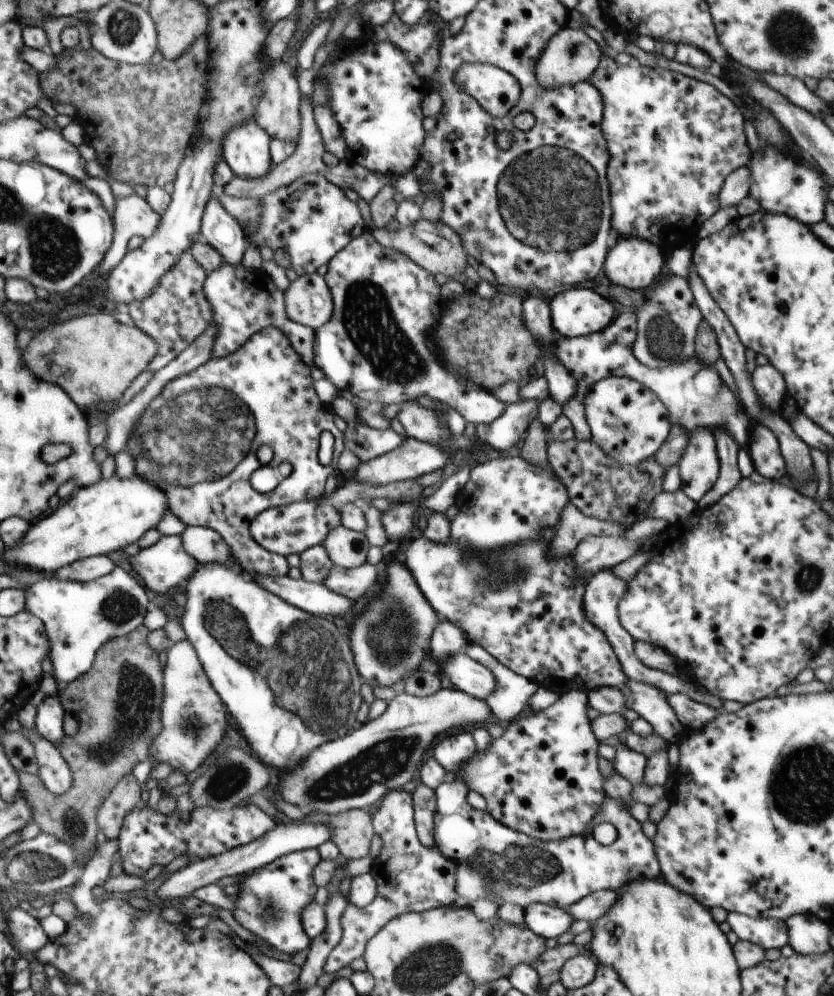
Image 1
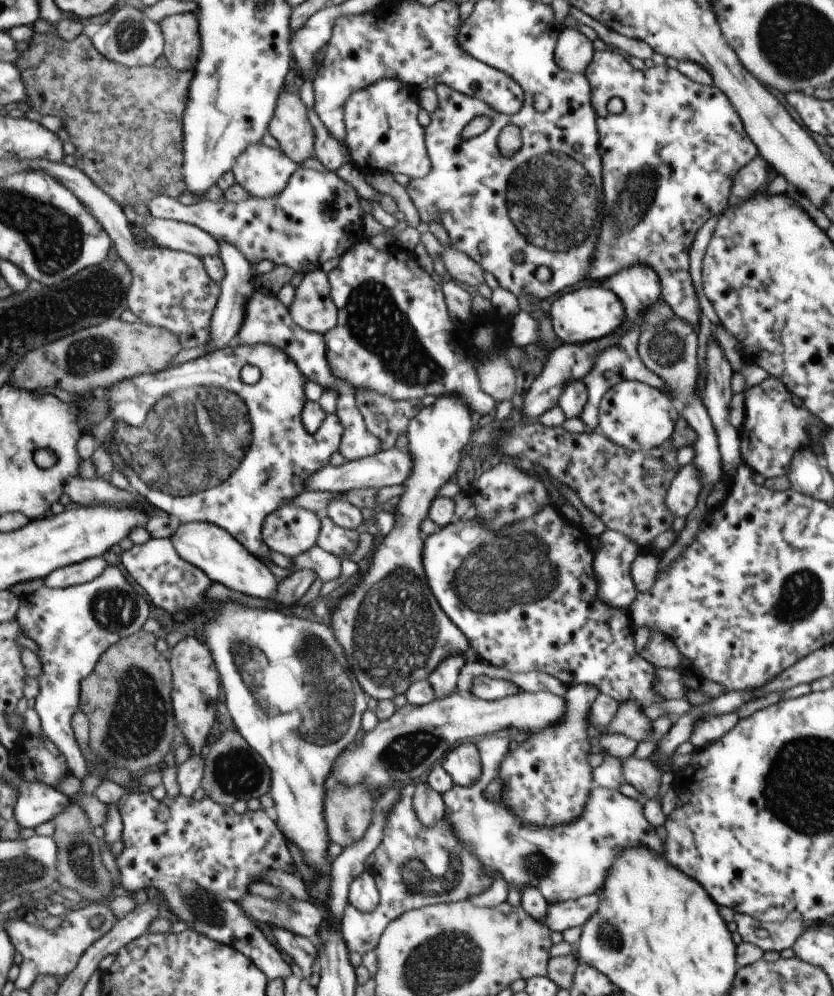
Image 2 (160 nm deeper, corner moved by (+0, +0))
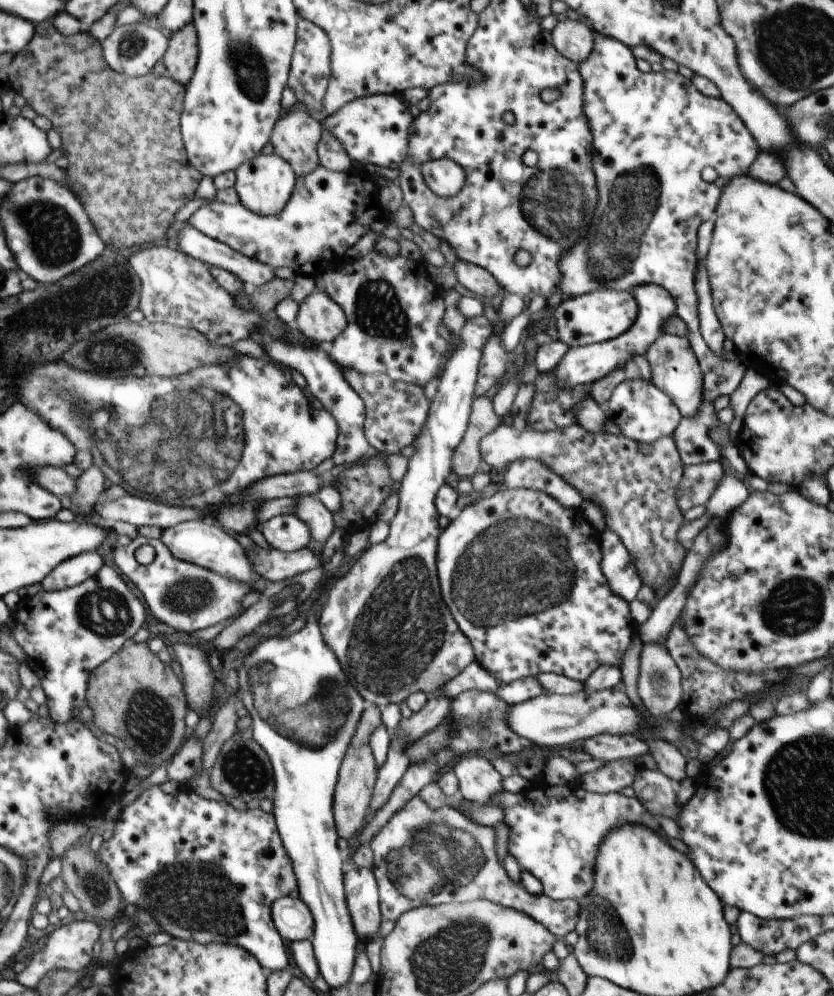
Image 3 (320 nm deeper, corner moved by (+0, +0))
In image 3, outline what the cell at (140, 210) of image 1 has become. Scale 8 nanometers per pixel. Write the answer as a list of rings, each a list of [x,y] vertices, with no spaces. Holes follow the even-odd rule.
[[[190,224],[180,228],[178,232],[176,240],[179,242],[180,250],[208,263],[210,267],[226,269],[251,289],[262,286],[276,277],[271,266],[251,259],[227,244],[202,234]]]

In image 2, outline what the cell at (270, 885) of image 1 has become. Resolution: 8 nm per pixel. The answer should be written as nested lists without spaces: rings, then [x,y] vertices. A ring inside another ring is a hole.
[[[270,924],[269,926],[281,950],[302,969],[305,979],[309,979],[318,963],[315,941],[294,934],[292,930],[286,930],[282,925]]]

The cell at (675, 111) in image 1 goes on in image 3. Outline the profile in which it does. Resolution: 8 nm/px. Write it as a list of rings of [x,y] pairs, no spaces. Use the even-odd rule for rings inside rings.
[[[596,35],[594,39],[592,52],[577,65],[583,80],[583,111],[593,136],[592,164],[599,190],[598,206],[594,210],[596,220],[590,222],[590,230],[584,232],[584,238],[574,244],[574,254],[572,248],[562,253],[557,290],[571,297],[579,297],[600,289],[631,292],[636,287],[655,284],[672,295],[677,316],[686,323],[687,339],[703,370],[704,381],[699,409],[693,417],[681,418],[672,438],[686,467],[721,461],[720,448],[708,435],[708,431],[719,422],[714,400],[720,395],[731,395],[738,388],[746,366],[741,359],[729,361],[713,353],[699,331],[698,297],[695,291],[697,232],[702,222],[712,218],[723,186],[733,176],[748,174],[761,150],[744,121],[724,99],[704,96],[690,79],[677,72],[644,73],[636,67],[631,47],[604,35]],[[706,166],[718,172],[713,182],[702,178],[702,170]]]

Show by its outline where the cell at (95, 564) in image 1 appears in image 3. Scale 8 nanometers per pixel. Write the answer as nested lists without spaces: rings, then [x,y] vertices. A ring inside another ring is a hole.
[[[96,551],[83,552],[55,566],[52,572],[43,578],[41,585],[46,591],[73,587],[93,577],[102,565],[102,557]]]

